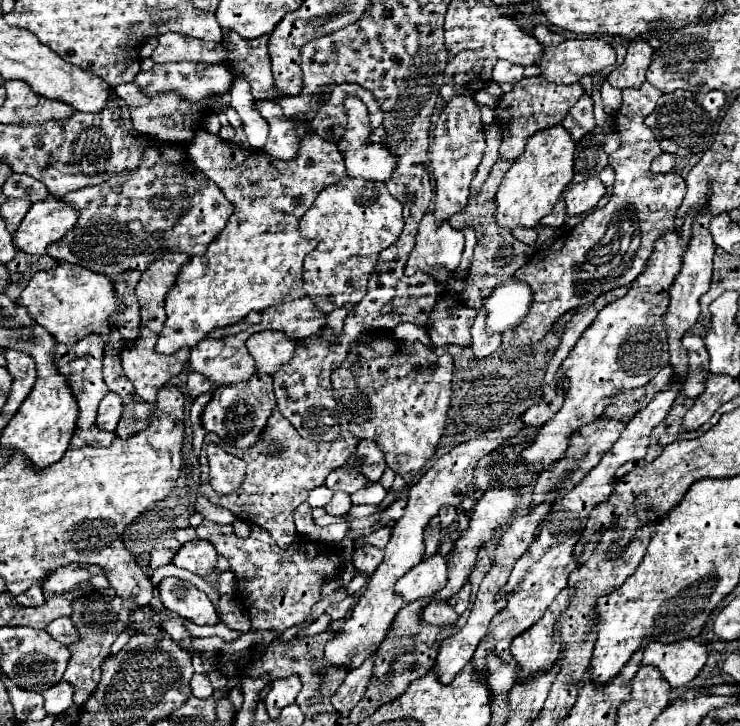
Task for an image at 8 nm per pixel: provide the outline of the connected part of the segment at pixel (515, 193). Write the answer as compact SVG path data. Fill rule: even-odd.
M562 125L534 133L520 157L514 159L502 185L496 193L496 223L500 227L534 227L544 215L552 211L562 189L572 181L574 167L574 141Z

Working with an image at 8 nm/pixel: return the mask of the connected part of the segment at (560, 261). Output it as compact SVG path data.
M644 81L640 89L622 89L622 95L624 103L614 115L622 147L610 155L610 165L616 171L614 193L602 209L588 213L554 247L536 251L532 261L516 271L514 277L532 289L532 303L522 323L502 333L502 347L532 345L544 337L562 313L592 303L610 289L632 283L642 273L654 241L674 227L674 215L684 199L686 183L680 175L654 175L650 171L652 159L662 149L656 135L644 125L644 117L654 111L662 91Z

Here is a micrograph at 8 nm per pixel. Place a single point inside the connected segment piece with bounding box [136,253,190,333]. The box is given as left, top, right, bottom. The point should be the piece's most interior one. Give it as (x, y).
(160, 277)

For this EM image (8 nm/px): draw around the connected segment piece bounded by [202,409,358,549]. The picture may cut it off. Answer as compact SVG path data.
M274 409L256 445L248 447L240 455L248 463L246 481L242 483L240 491L224 497L214 493L212 489L206 489L202 493L214 505L230 509L238 519L264 527L272 535L272 539L284 549L296 539L296 527L292 521L294 509L300 503L308 501L308 493L314 487L324 485L326 475L348 459L348 455L356 449L356 443L358 439L352 433L344 433L344 431L338 435L338 439L324 441L324 443L302 439L296 433L296 429L292 429L292 423L278 409Z

